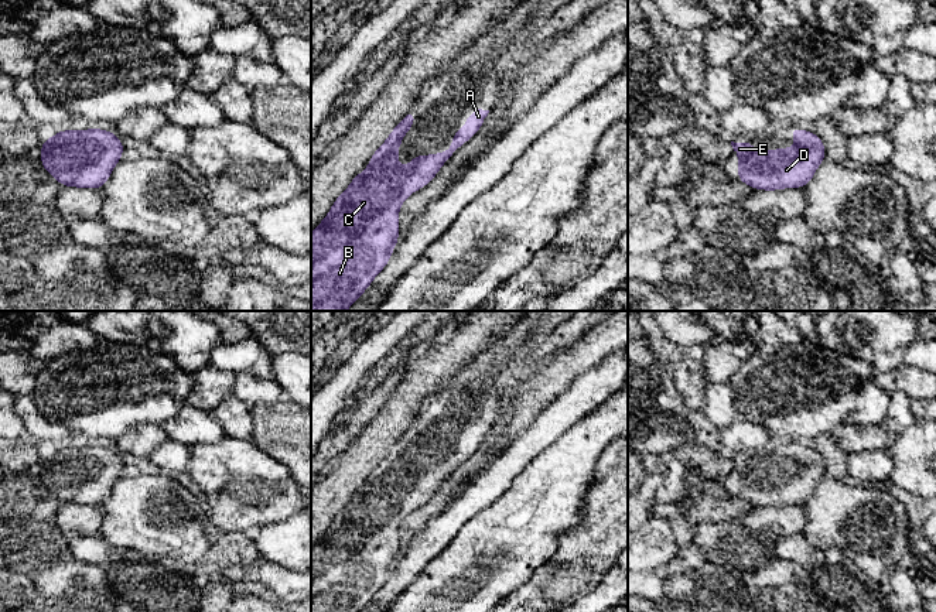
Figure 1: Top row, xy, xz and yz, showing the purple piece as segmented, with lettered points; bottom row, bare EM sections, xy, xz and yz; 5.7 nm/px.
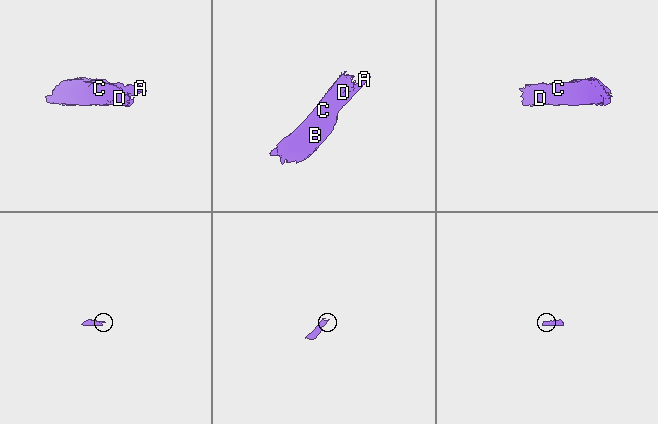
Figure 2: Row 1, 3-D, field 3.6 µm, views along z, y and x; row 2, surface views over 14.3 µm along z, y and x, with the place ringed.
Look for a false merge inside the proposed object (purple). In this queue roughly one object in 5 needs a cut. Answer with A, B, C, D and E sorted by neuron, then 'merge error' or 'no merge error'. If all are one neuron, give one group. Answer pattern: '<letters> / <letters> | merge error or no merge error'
A B C D E | no merge error

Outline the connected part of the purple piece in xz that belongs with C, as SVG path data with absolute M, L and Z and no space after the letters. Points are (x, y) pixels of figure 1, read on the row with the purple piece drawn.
M411 109L404 114L386 141L375 150L368 168L352 178L311 233L311 311L346 311L366 291L389 263L399 242L399 211L404 199L433 181L441 165L482 127L488 113L489 110L474 110L465 117L467 126L455 131L452 144L444 153L423 153L411 157L407 168L402 168L397 150L417 117Z

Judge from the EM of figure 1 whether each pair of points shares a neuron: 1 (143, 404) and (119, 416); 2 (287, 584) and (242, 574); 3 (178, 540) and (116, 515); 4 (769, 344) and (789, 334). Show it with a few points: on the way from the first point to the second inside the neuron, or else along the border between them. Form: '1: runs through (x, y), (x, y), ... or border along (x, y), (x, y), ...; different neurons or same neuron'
1: runs through (137, 406), (129, 406), (125, 410); same neuron
2: runs through (276, 578), (269, 574), (253, 574); same neuron
3: runs through (163, 532), (147, 527), (132, 515); same neuron
4: runs through (774, 339), (779, 334), (785, 334); same neuron

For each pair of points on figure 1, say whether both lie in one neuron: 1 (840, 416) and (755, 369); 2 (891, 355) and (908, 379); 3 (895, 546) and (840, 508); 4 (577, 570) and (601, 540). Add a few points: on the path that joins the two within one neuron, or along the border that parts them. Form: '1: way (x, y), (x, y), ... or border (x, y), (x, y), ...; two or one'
1: way (819, 395), (793, 380), (776, 376); one
2: border (904, 365), (875, 372); two
3: way (881, 536), (854, 518); one
4: way (580, 563), (594, 547); one

